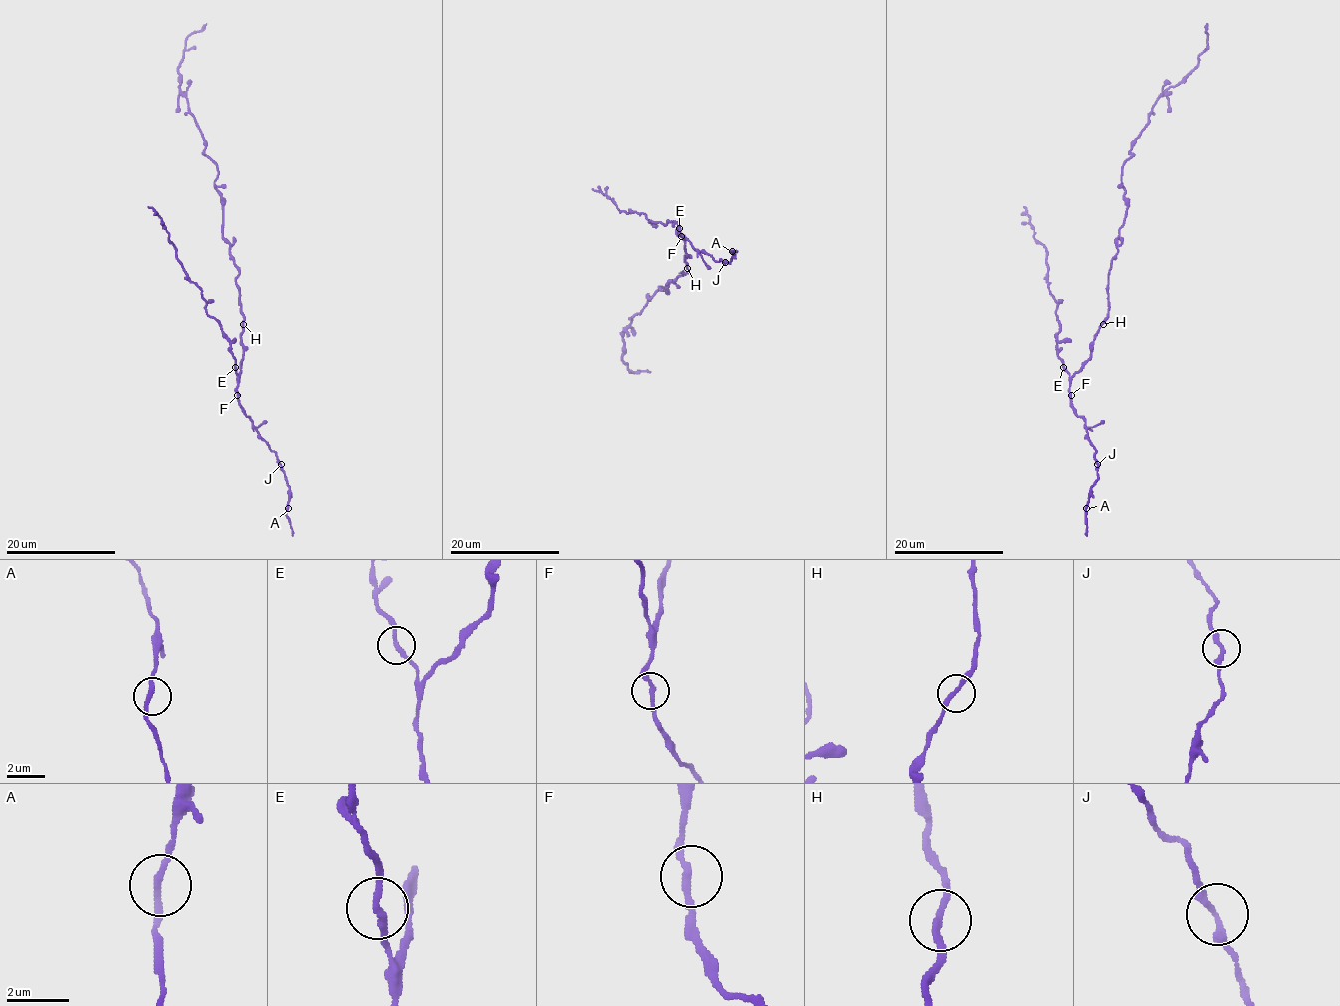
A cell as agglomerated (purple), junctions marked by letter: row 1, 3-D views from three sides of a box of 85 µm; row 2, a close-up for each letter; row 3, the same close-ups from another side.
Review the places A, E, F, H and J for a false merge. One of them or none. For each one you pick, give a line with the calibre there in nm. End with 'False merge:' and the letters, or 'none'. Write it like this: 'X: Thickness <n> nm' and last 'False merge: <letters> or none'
False merge: none

